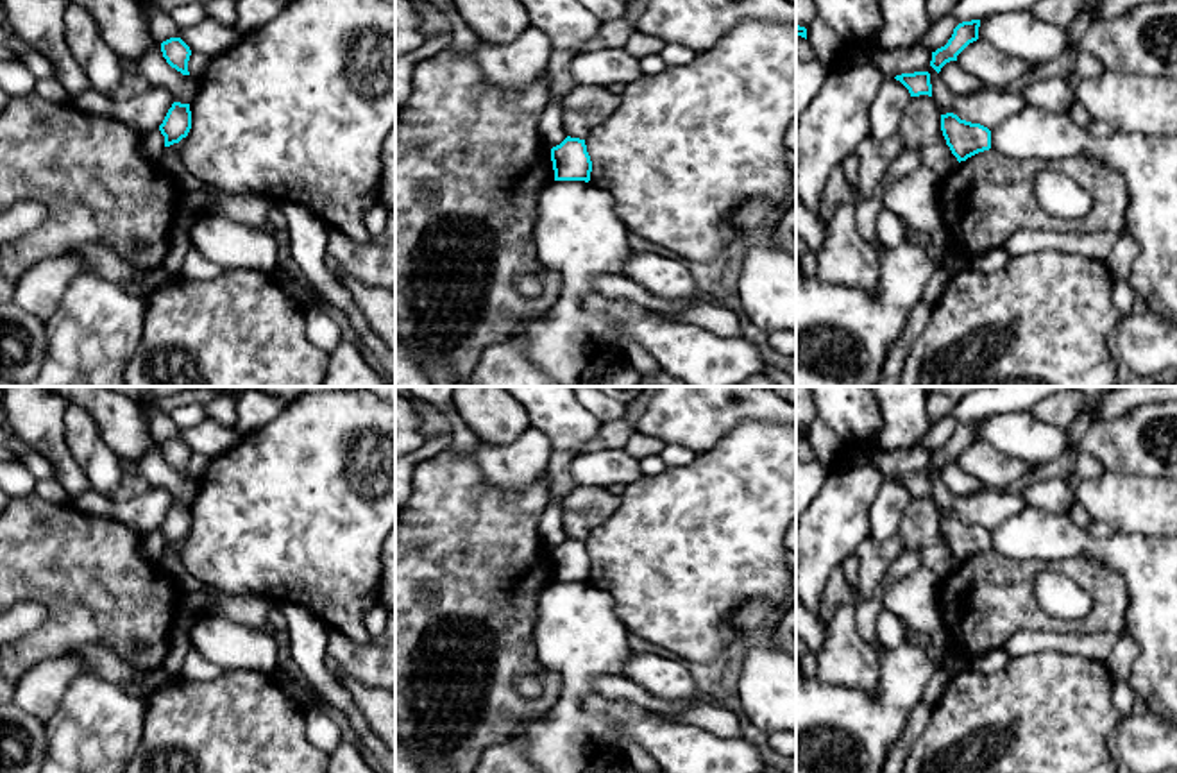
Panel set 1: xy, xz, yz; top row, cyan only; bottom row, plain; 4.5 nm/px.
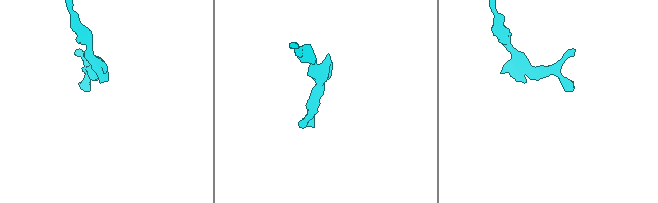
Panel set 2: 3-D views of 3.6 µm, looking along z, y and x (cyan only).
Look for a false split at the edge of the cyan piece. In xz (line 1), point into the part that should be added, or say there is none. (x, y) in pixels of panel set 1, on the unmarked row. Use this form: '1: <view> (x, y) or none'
1: none

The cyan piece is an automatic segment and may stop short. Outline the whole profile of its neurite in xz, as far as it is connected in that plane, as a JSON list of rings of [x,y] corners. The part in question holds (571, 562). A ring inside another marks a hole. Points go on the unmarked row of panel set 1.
[[[567,537],[551,549],[555,582],[590,582],[592,562],[585,540]]]

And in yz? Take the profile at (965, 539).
[[[953,514],[941,515],[941,531],[959,564],[991,549],[991,531],[987,528],[961,521]]]

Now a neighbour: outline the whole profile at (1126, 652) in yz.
[[[1129,630],[1118,635],[1116,646],[1107,658],[1107,669],[1114,682],[1129,680],[1130,669],[1139,655],[1139,646]]]

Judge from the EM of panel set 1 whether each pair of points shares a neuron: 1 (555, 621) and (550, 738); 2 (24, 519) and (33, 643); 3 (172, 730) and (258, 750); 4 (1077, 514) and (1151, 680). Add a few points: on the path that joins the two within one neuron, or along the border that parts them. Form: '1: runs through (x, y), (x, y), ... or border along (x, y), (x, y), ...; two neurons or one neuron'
1: runs through (575, 650), (575, 709); one neuron
2: runs through (40, 550), (54, 564), (54, 612); one neuron
3: runs through (194, 732), (211, 750), (237, 750); one neuron
4: border along (1066, 514), (1084, 530); two neurons

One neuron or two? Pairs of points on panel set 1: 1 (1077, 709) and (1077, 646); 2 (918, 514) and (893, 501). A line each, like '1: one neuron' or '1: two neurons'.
1: two neurons
2: two neurons

